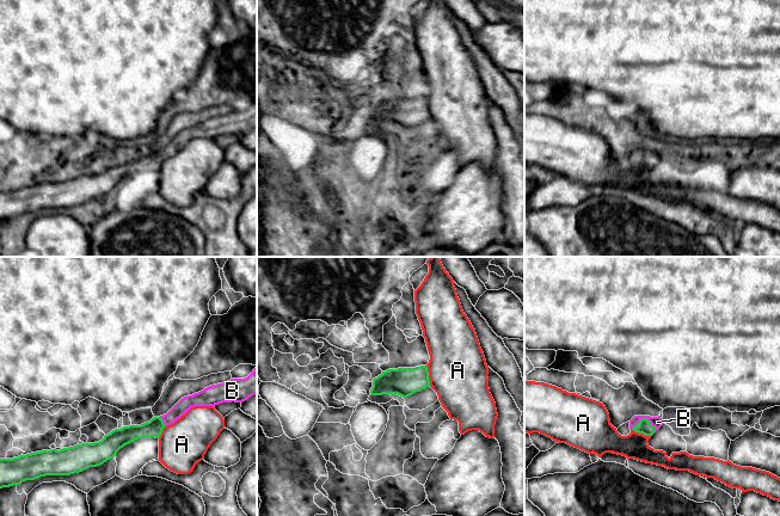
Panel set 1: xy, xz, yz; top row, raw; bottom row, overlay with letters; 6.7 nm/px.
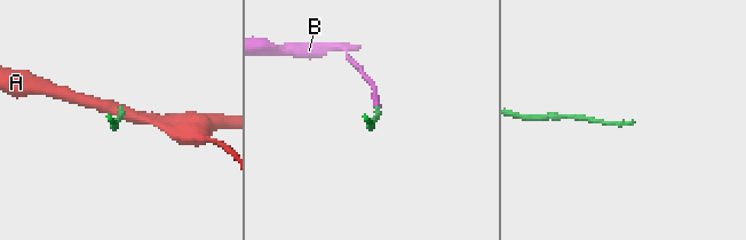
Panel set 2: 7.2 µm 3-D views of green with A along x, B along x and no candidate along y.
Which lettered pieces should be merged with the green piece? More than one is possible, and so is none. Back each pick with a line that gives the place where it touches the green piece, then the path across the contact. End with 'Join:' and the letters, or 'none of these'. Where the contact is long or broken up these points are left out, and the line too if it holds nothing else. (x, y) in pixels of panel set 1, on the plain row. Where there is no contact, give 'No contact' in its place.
B: Touches green at yz (644, 151). Path across: yz (644, 159), (644, 151), (649, 154), (657, 154)
Join: B

